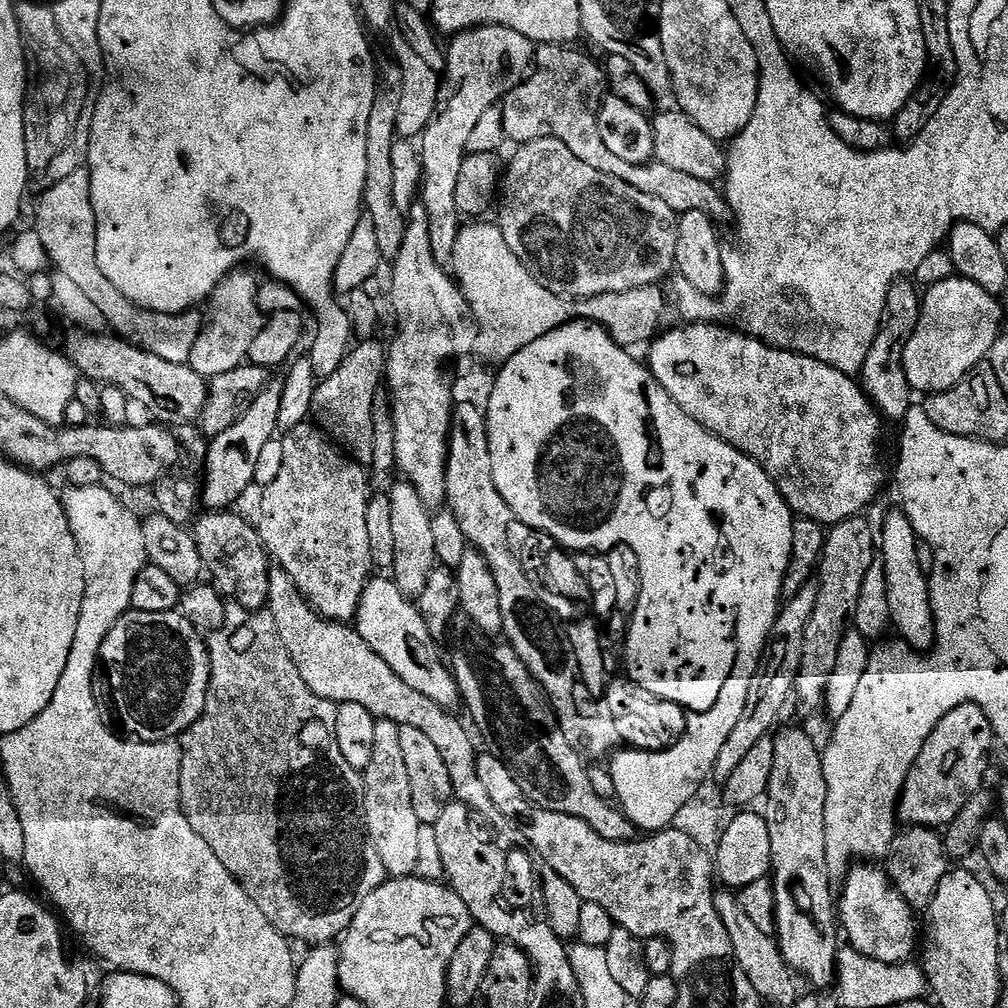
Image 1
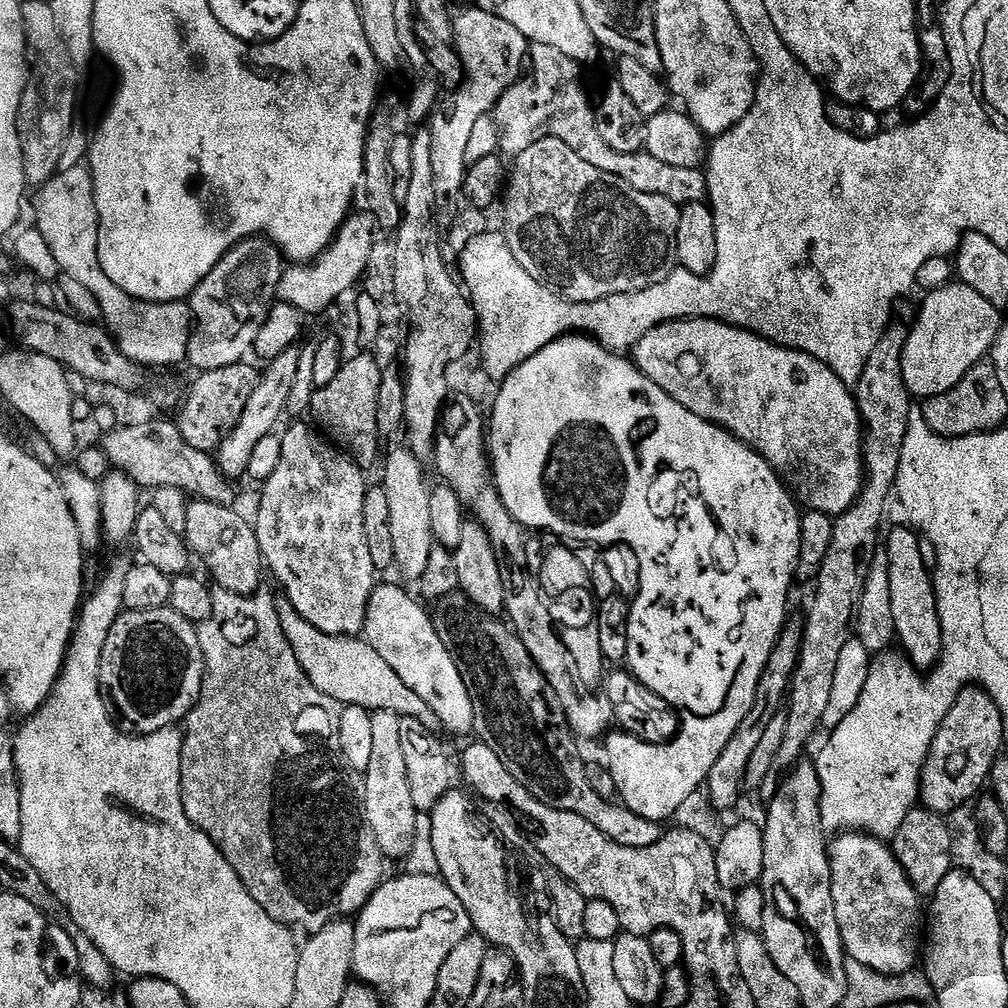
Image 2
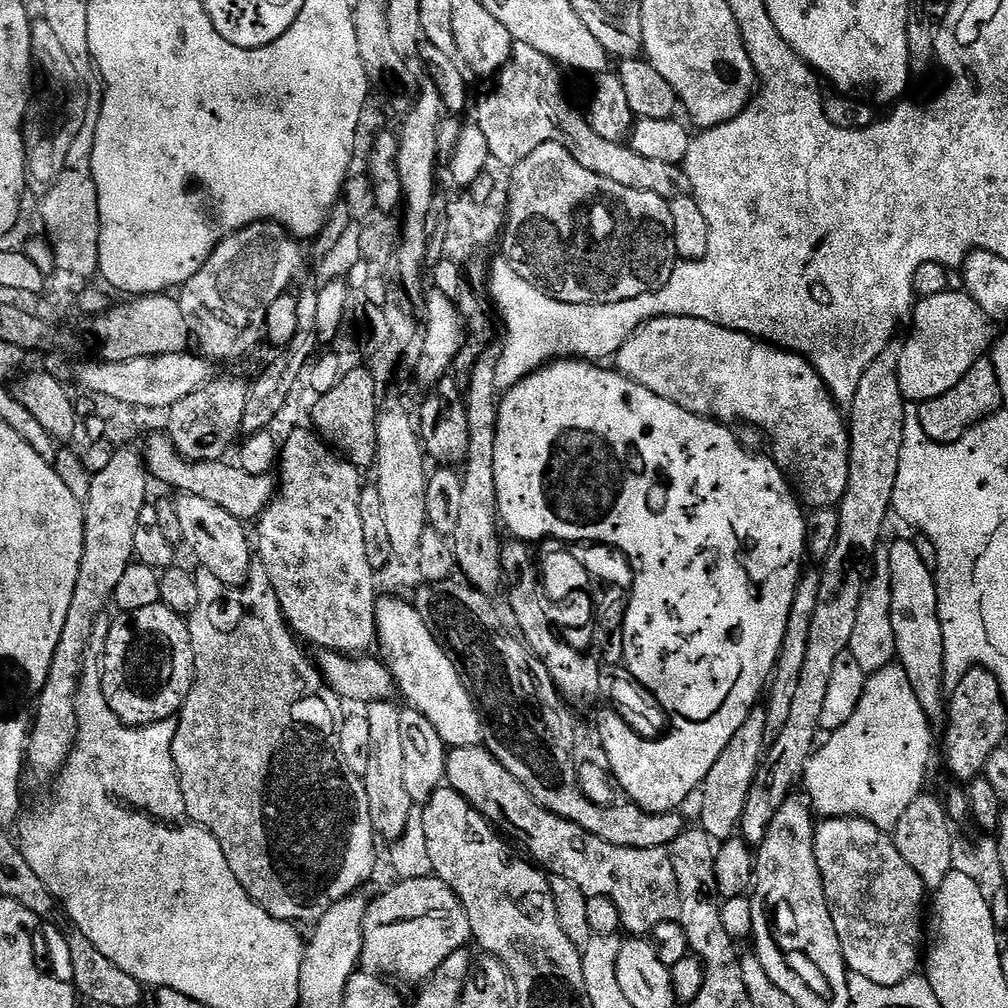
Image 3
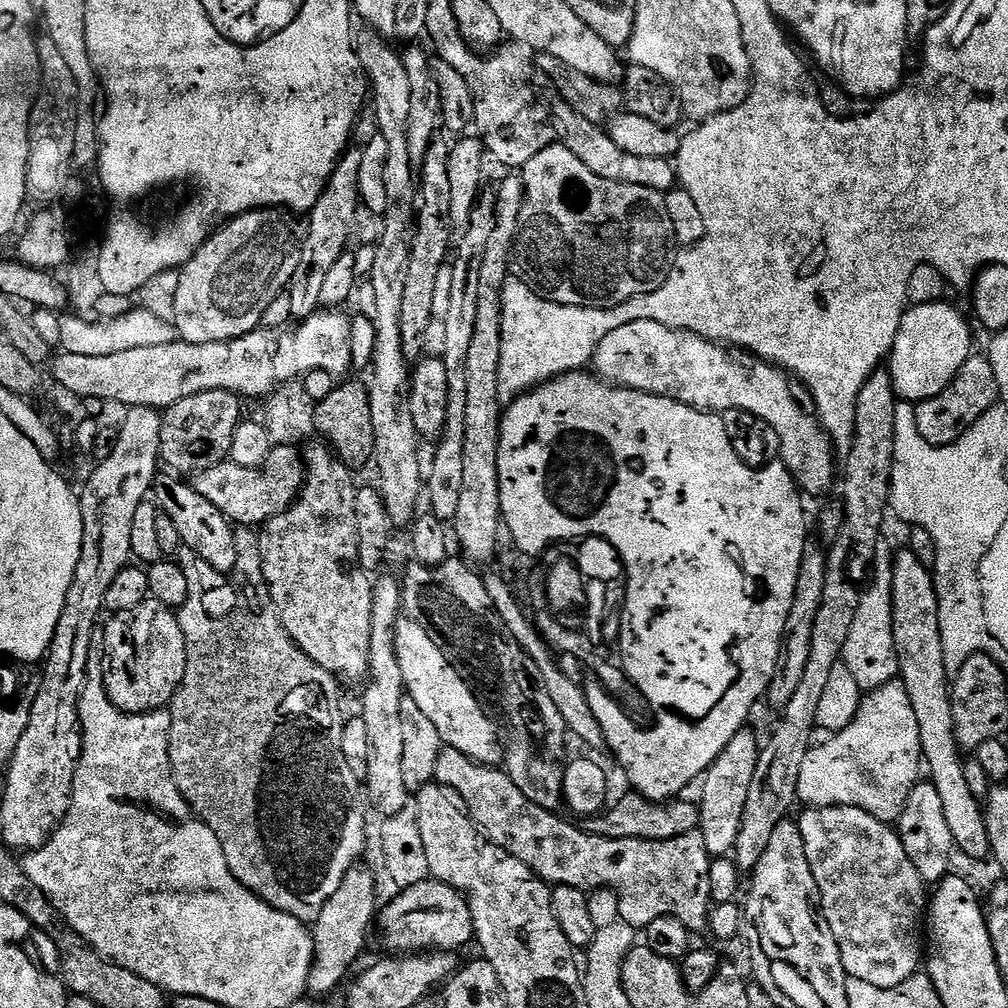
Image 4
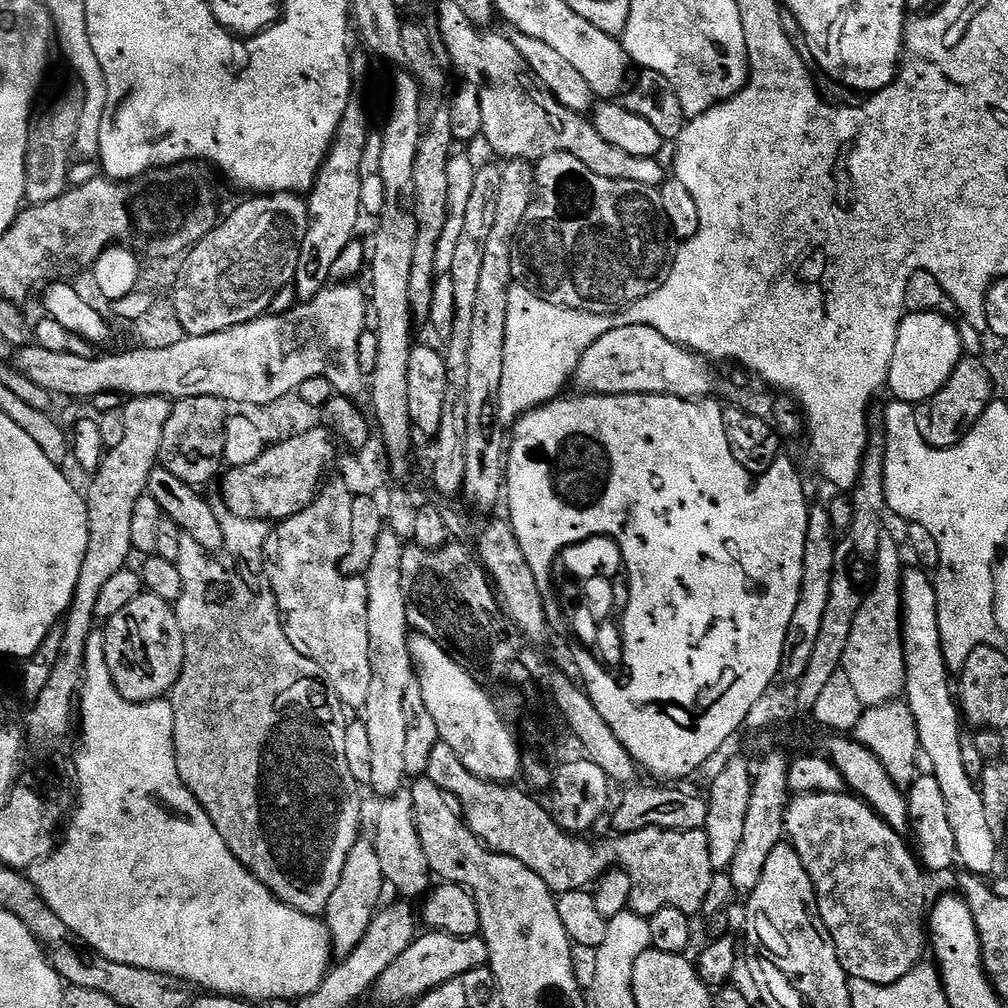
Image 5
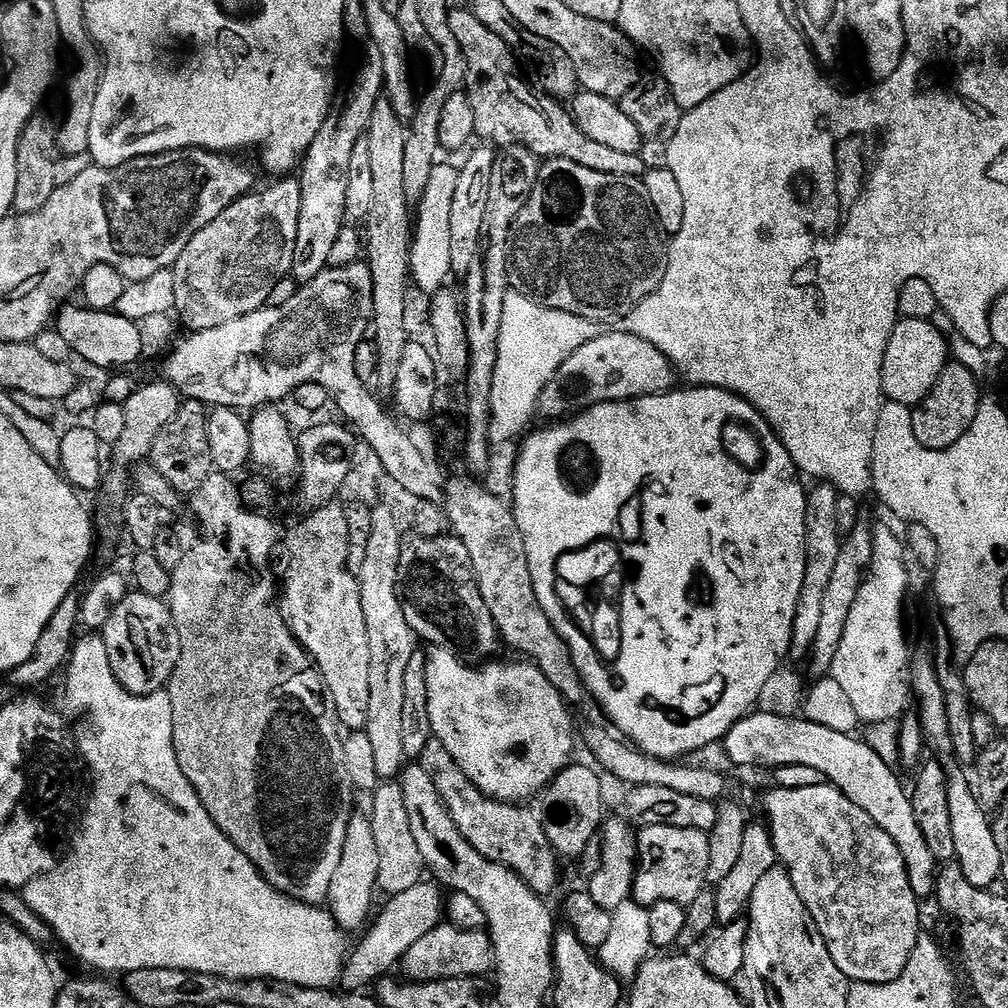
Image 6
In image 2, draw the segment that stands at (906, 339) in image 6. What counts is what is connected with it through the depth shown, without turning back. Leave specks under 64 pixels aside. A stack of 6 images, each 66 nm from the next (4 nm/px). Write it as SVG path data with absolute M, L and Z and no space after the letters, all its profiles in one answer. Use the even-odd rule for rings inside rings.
M959 282L950 283L945 288L927 293L923 299L924 305L921 306L920 313L916 316L916 325L914 323L911 325L906 350L902 354L904 381L908 391L916 398L946 394L946 390L958 386L958 382L966 378L968 371L991 353L1002 323L1001 309L986 302L986 298L978 294L978 290L970 290L970 286Z

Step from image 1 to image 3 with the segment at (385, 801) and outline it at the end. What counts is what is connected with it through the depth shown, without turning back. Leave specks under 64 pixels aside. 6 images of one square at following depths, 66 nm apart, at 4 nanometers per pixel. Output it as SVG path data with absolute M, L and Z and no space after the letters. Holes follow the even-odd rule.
M377 702L367 705L366 715L370 722L370 766L366 766L366 774L362 778L366 798L370 802L370 818L372 826L376 829L377 837L395 842L406 830L406 822L410 822L413 802L410 794L406 794L406 785L402 778L402 718L400 708L392 702Z

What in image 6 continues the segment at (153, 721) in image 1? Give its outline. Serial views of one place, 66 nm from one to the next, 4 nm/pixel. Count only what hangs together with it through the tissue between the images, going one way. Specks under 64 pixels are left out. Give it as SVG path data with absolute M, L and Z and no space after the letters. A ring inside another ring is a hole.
M129 591L128 596L122 598L118 610L110 614L110 622L106 622L102 635L106 642L106 654L110 658L110 670L114 670L114 678L118 678L126 691L135 696L149 696L167 689L168 679L174 674L174 666L178 666L180 643L172 612L161 597Z

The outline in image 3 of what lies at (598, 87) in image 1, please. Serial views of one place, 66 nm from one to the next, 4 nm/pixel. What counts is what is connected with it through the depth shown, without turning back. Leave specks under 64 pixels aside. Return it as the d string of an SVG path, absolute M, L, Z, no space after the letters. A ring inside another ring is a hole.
M522 43L515 45L512 59L498 73L500 88L494 89L477 106L474 116L482 134L486 134L488 155L495 163L497 160L500 164L515 166L538 150L538 146L561 144L586 170L594 170L594 174L602 174L602 178L610 178L610 182L622 182L622 186L630 186L630 190L646 190L669 202L689 191L688 175L681 165L642 158L642 154L630 146L598 138L588 125L587 115L572 109L559 71L556 61L546 54Z

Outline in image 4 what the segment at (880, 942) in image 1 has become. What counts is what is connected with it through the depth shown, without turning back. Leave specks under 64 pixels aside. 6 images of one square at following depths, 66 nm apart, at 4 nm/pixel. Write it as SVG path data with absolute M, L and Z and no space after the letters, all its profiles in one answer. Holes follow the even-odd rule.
M808 806L804 813L798 816L802 842L806 842L806 858L810 858L810 870L814 870L814 882L818 882L820 891L820 911L824 913L826 922L834 934L834 942L838 942L838 950L842 958L842 966L846 975L862 978L862 982L870 982L870 986L882 986L889 989L901 985L908 978L915 976L924 958L924 921L928 905L928 888L906 854L899 833L878 818L874 818L866 810L851 808L850 806Z

